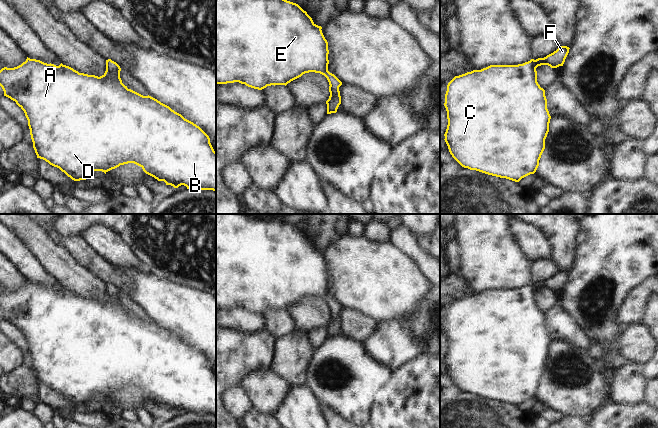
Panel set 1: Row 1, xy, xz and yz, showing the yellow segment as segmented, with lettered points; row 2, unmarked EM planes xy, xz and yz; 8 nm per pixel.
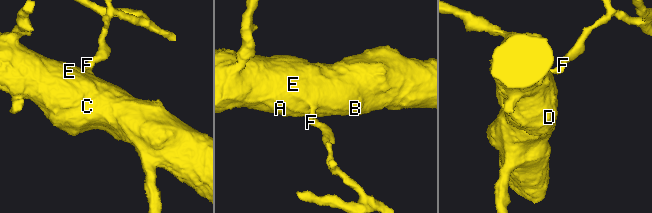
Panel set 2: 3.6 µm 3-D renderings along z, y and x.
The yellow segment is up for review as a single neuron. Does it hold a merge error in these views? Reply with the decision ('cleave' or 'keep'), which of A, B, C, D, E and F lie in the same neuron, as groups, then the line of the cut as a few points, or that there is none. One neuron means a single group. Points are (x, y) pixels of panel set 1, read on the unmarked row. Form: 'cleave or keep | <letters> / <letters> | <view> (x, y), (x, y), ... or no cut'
keep | A B C D E F | no cut

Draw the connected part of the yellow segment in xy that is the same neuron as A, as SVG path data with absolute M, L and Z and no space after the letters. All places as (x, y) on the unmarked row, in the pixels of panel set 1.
M27 281L17 291L0 294L0 310L4 320L24 335L37 382L59 392L74 405L86 404L92 395L106 398L120 389L134 387L146 398L174 412L184 409L187 413L216 416L216 376L209 360L157 323L128 313L122 307L120 295L120 290L111 283L106 284L106 295L98 301L79 297L62 287L56 290Z

